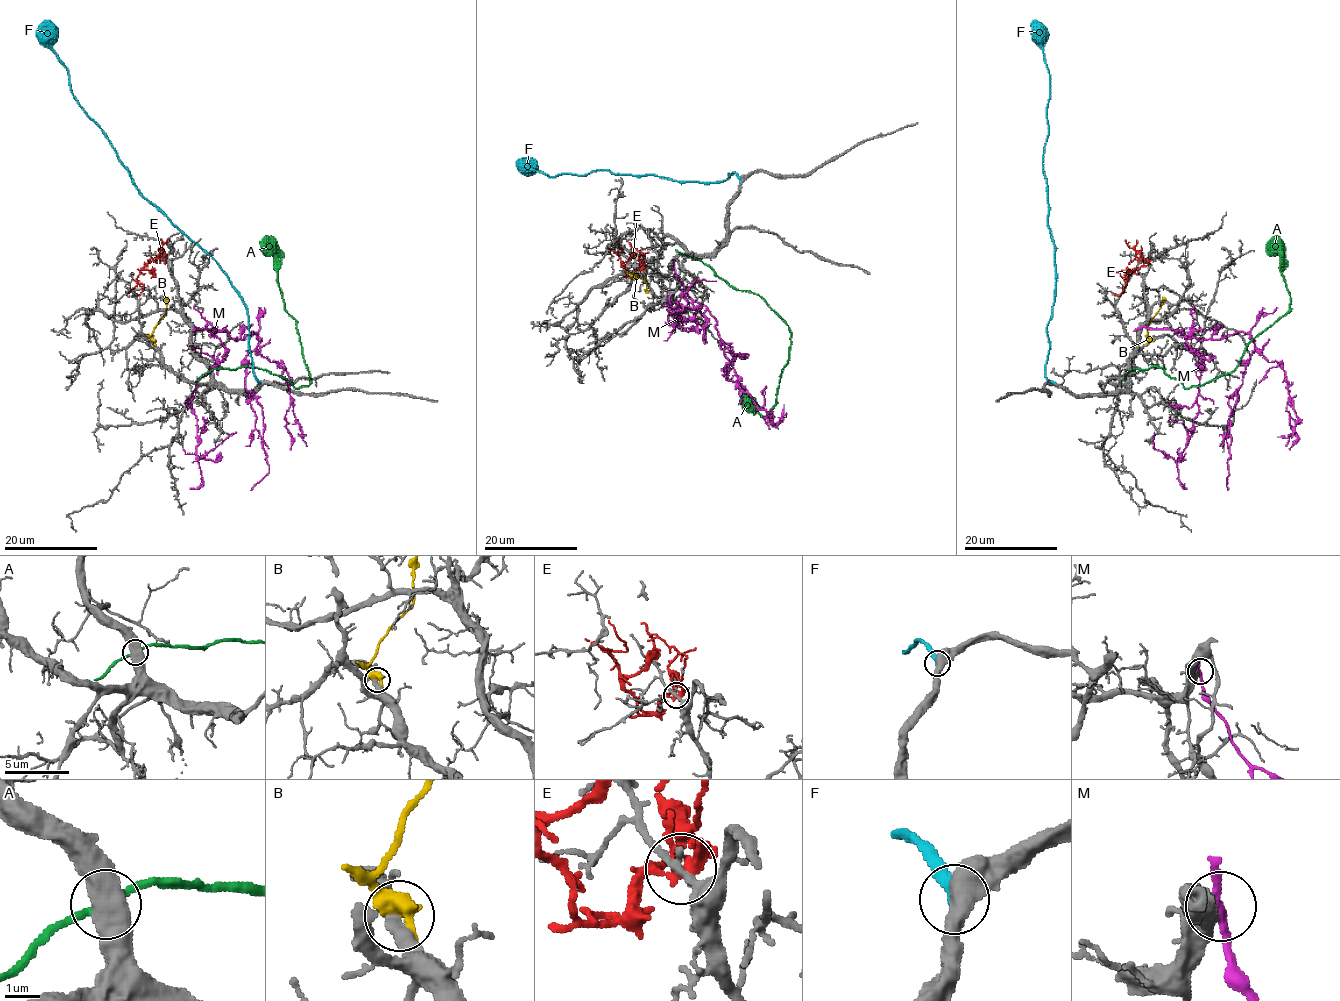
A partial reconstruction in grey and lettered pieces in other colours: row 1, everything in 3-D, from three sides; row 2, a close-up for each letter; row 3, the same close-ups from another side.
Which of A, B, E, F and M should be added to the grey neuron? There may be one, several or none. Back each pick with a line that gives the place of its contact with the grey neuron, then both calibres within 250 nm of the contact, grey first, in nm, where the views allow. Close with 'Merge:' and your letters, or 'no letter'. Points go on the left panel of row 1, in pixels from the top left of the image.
F: Touches grey at (260, 382). Thickness 550 nm (grey) against 360 nm
Merge: F

